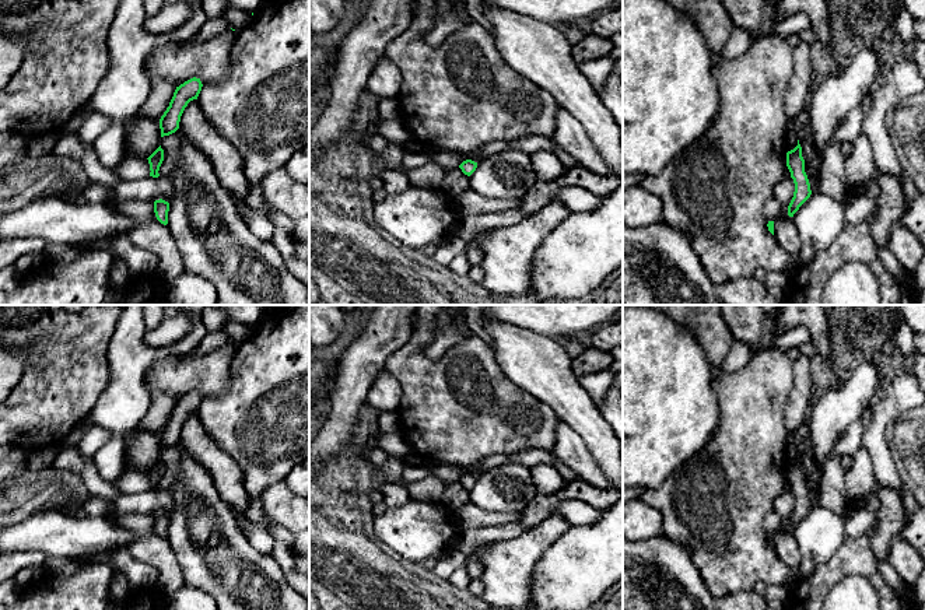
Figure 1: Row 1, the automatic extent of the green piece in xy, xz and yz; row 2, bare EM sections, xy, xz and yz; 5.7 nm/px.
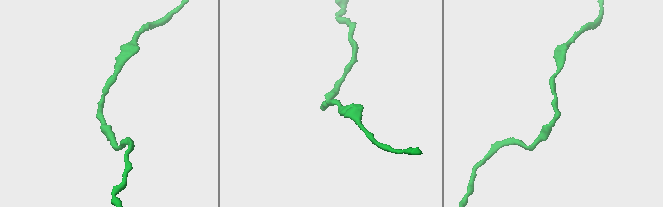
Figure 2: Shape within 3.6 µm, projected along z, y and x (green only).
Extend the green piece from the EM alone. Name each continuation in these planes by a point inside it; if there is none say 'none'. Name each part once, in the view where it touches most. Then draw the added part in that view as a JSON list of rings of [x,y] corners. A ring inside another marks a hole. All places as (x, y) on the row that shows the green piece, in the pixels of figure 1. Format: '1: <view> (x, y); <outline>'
none

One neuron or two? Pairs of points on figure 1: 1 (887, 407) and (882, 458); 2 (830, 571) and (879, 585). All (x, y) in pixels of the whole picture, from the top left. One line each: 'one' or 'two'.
1: one
2: one

